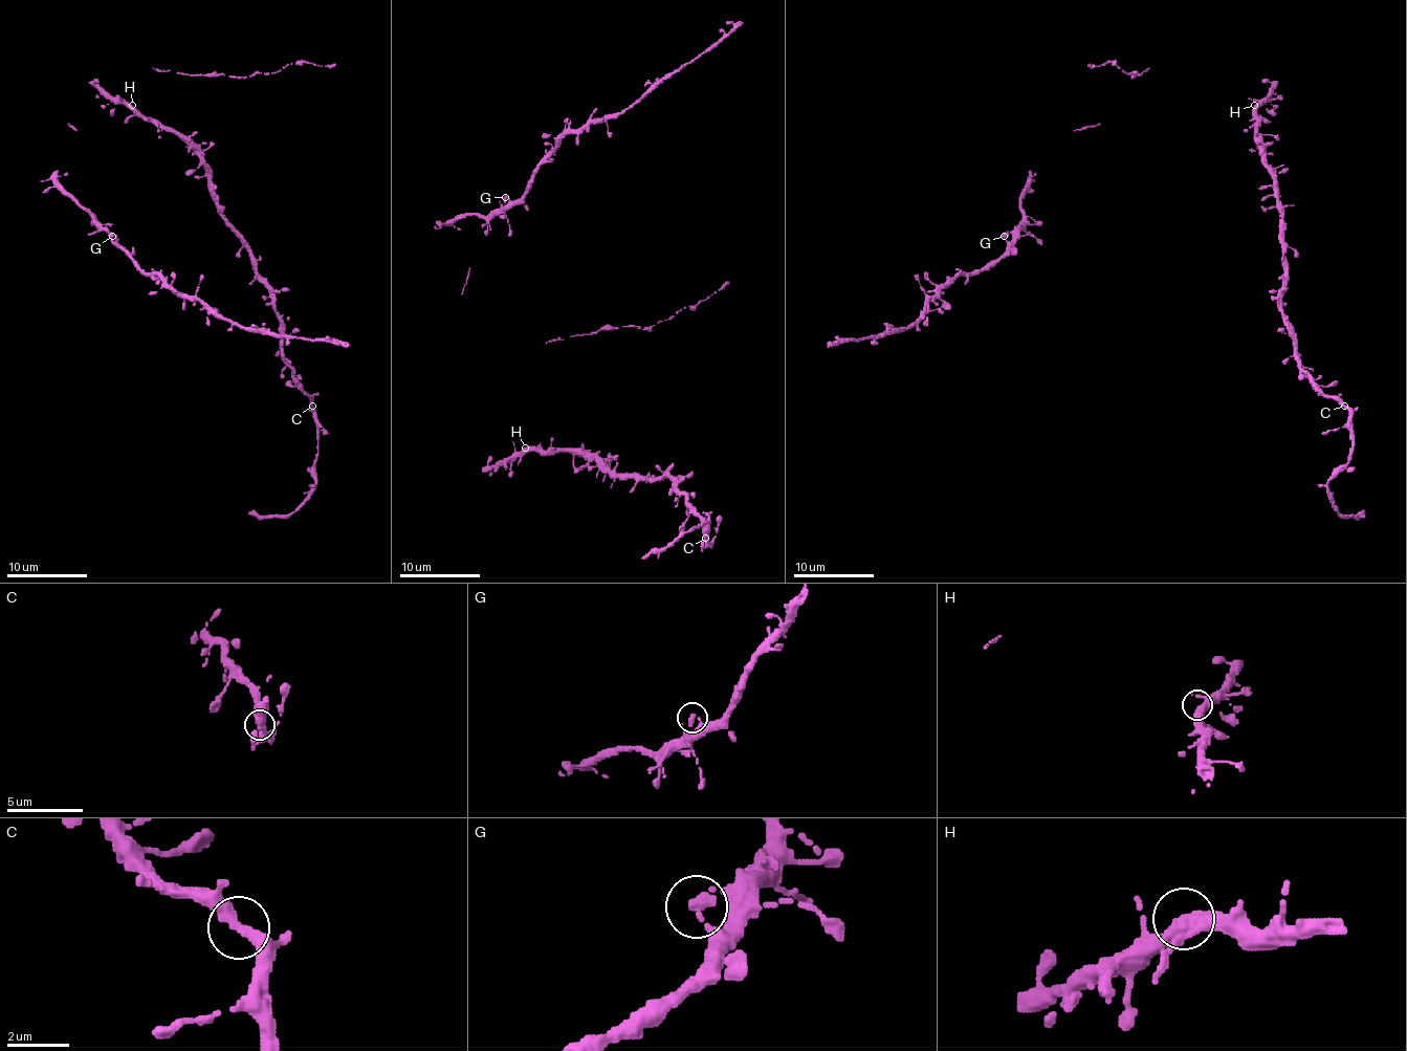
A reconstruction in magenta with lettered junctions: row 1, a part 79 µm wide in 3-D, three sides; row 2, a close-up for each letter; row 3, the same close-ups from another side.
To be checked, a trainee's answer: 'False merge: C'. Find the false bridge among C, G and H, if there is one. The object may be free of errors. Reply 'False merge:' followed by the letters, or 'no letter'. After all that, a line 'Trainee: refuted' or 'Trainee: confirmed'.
False merge: no letter
Trainee: refuted

